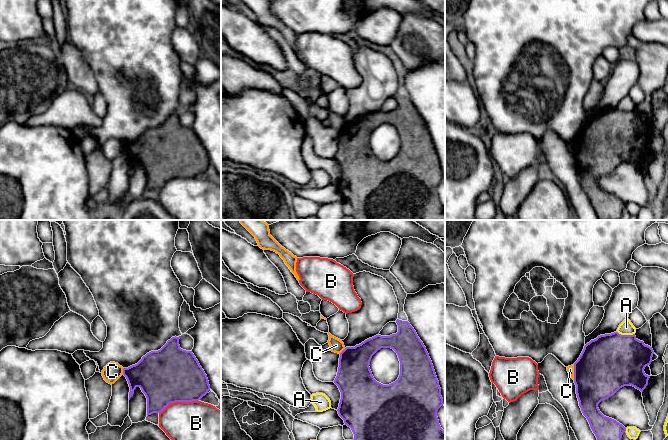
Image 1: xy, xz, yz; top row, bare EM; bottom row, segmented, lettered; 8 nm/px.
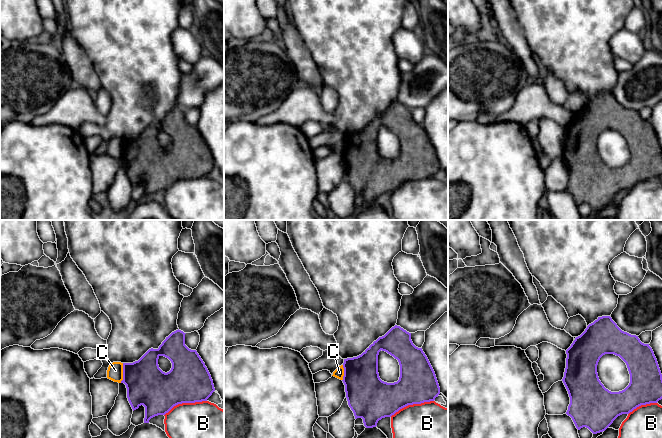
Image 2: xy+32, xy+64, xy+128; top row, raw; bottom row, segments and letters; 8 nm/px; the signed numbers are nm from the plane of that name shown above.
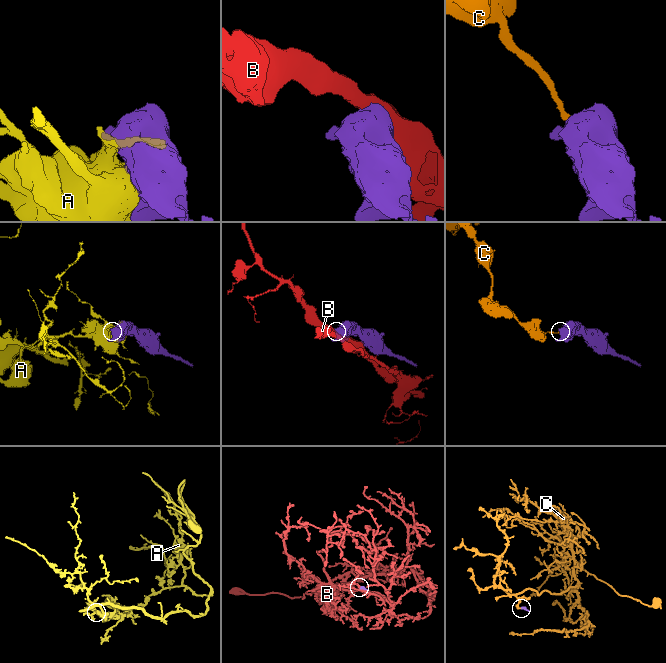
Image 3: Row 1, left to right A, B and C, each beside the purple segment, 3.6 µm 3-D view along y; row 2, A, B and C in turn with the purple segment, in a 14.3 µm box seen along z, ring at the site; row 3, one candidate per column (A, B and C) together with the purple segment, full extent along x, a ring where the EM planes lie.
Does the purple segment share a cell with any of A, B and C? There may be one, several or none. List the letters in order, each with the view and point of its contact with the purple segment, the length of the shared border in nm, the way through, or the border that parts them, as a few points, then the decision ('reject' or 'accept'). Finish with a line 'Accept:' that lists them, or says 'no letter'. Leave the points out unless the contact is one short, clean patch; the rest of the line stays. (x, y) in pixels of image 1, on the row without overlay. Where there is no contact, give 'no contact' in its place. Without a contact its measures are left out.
A: yz (626, 111) | 150 nm | reject
B: xy (178, 177) | 340 nm | reject
C: yz (574, 148) | 120 nm | along yz (573, 141), (574, 155) | reject
Accept: no letter

